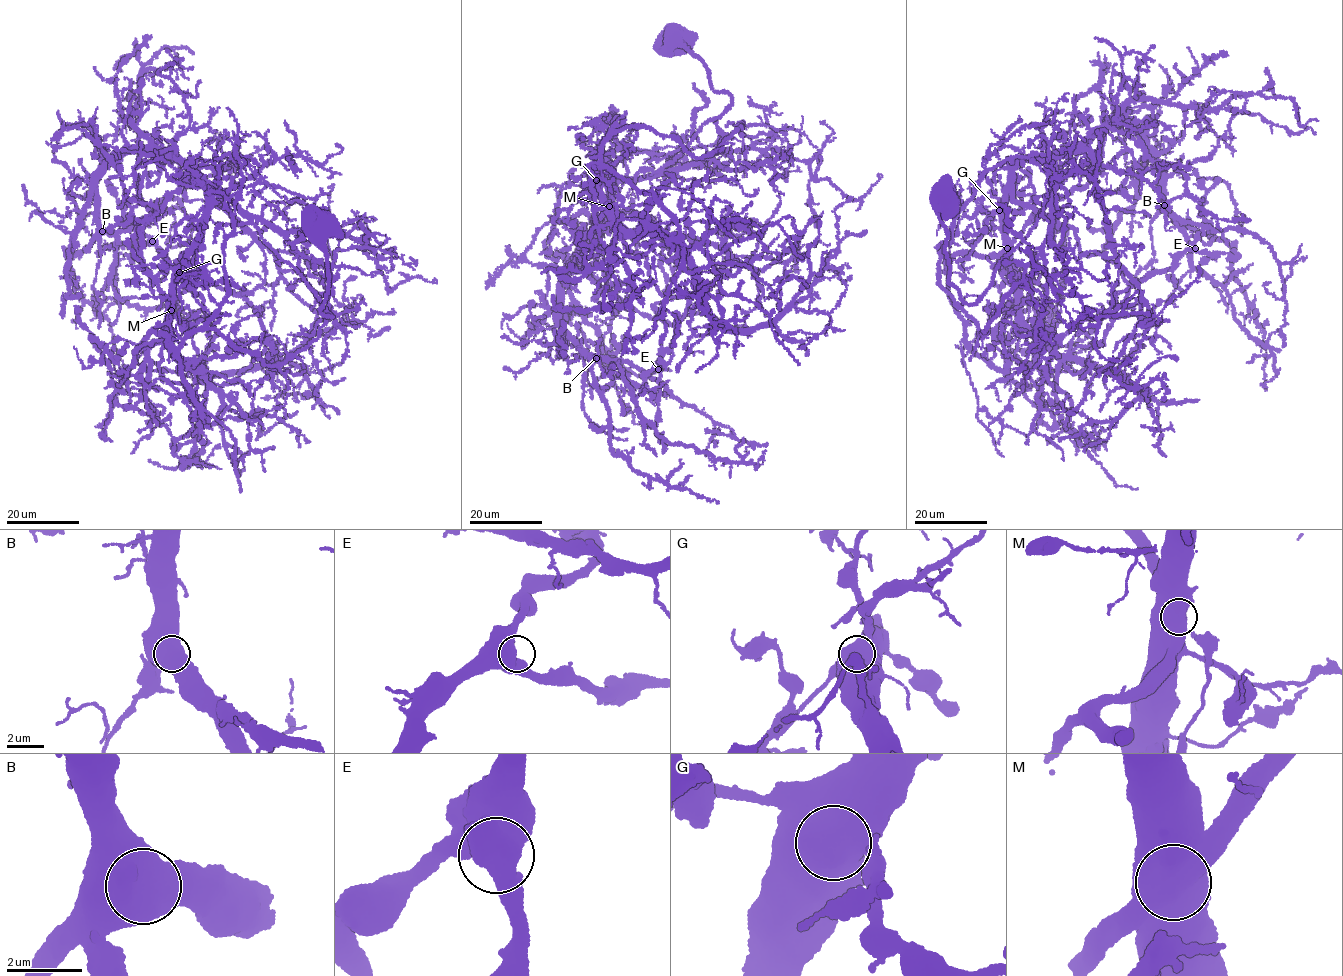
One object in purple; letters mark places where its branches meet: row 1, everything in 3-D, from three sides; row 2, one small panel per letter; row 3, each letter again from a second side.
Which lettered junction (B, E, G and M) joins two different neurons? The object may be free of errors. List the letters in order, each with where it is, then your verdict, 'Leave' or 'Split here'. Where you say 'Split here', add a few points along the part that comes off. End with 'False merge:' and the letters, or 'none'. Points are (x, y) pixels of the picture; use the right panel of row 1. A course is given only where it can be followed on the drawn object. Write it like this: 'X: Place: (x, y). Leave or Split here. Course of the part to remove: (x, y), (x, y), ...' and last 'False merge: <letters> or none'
B: Place: (1164, 205). Leave
E: Place: (1195, 248). Leave
G: Place: (999, 210). Leave
M: Place: (1007, 248). Split here. Course of the part to remove: (1007, 248), (949, 264), (940, 252), (941, 286), (983, 336), (1003, 297), (1040, 269), (1065, 294), (1091, 295)
False merge: M

